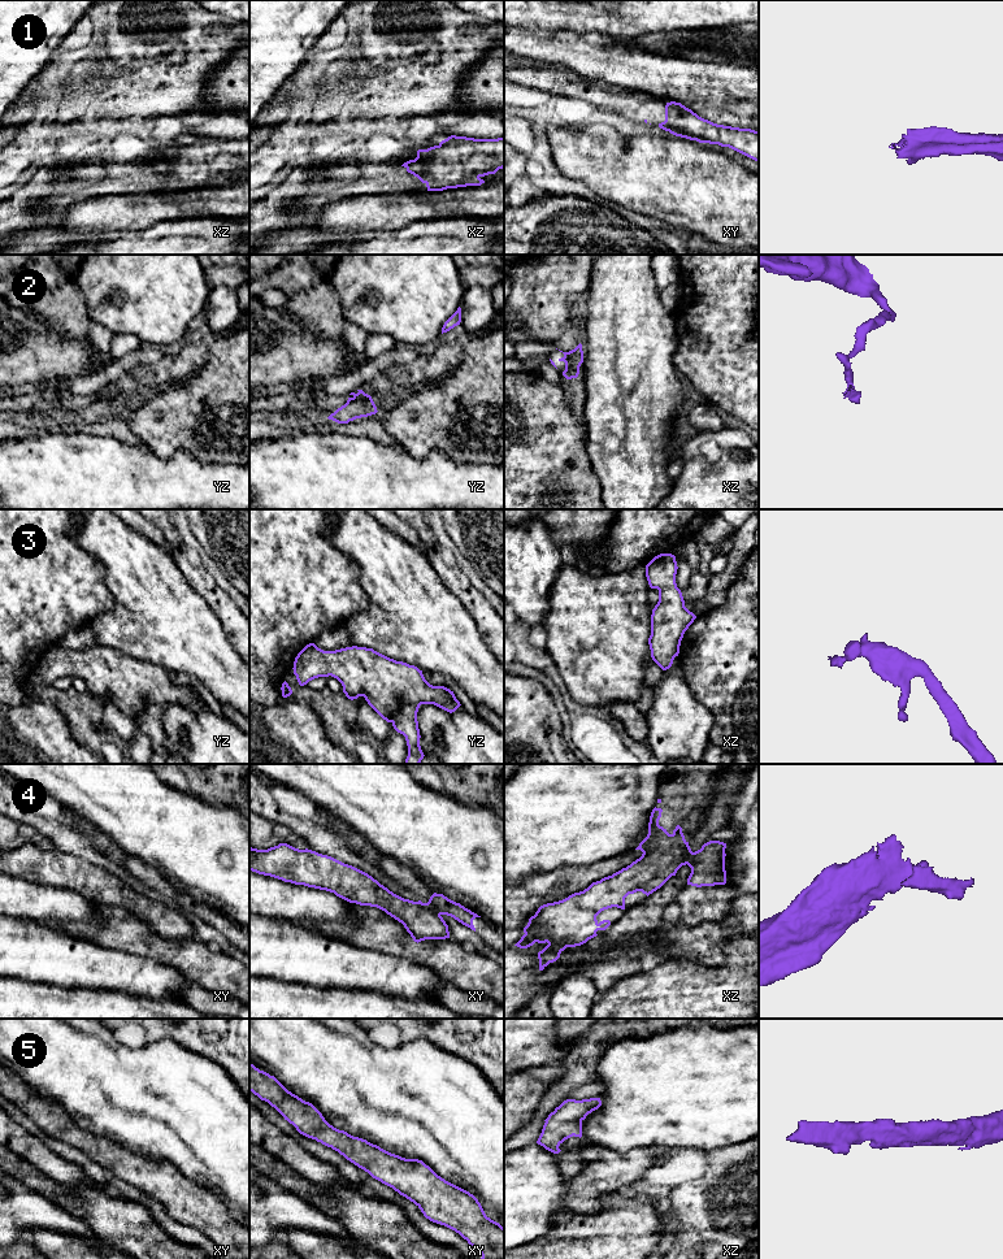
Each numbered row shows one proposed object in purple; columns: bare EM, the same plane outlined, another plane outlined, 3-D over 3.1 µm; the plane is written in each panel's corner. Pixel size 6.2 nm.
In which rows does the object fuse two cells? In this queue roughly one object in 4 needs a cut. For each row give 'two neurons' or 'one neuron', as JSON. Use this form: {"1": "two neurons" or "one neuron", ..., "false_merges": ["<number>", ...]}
{"1": "one neuron", "2": "two neurons", "3": "one neuron", "4": "two neurons", "5": "one neuron", "false_merges": ["2", "4"]}

